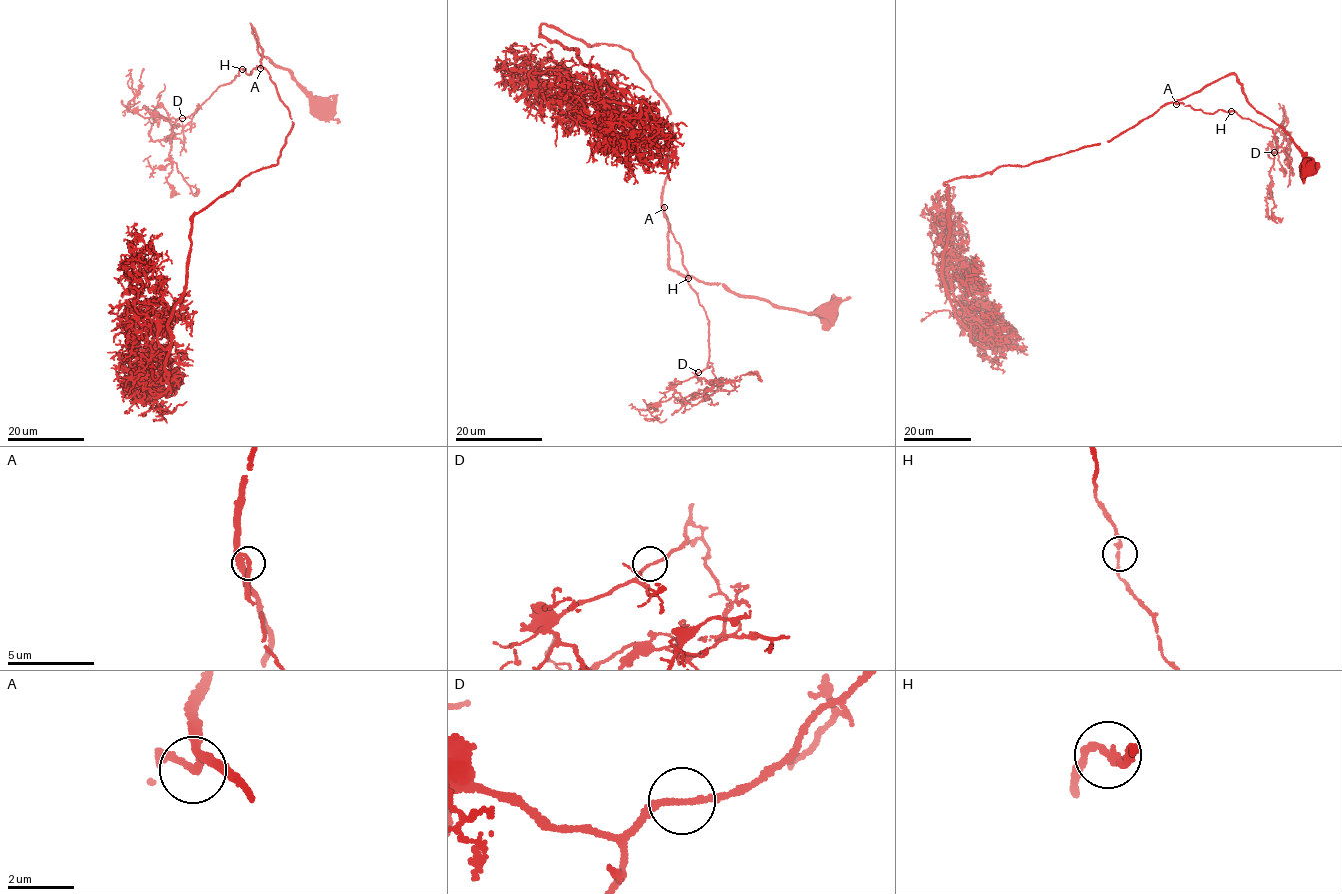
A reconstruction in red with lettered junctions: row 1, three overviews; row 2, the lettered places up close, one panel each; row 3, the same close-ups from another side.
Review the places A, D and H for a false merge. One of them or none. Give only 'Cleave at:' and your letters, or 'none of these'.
Cleave at: none of these

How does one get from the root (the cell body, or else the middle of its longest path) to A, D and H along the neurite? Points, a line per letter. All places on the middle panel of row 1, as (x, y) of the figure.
A: (827, 309), (810, 313), (775, 308), (740, 297), (720, 284), (678, 274), (669, 268), (664, 207)
D: (827, 309), (775, 308), (678, 274), (669, 268), (664, 206), (709, 322), (710, 357), (698, 372)
H: (827, 309), (810, 313), (775, 308), (740, 297), (720, 284), (678, 274), (669, 268), (664, 206), (688, 277)

